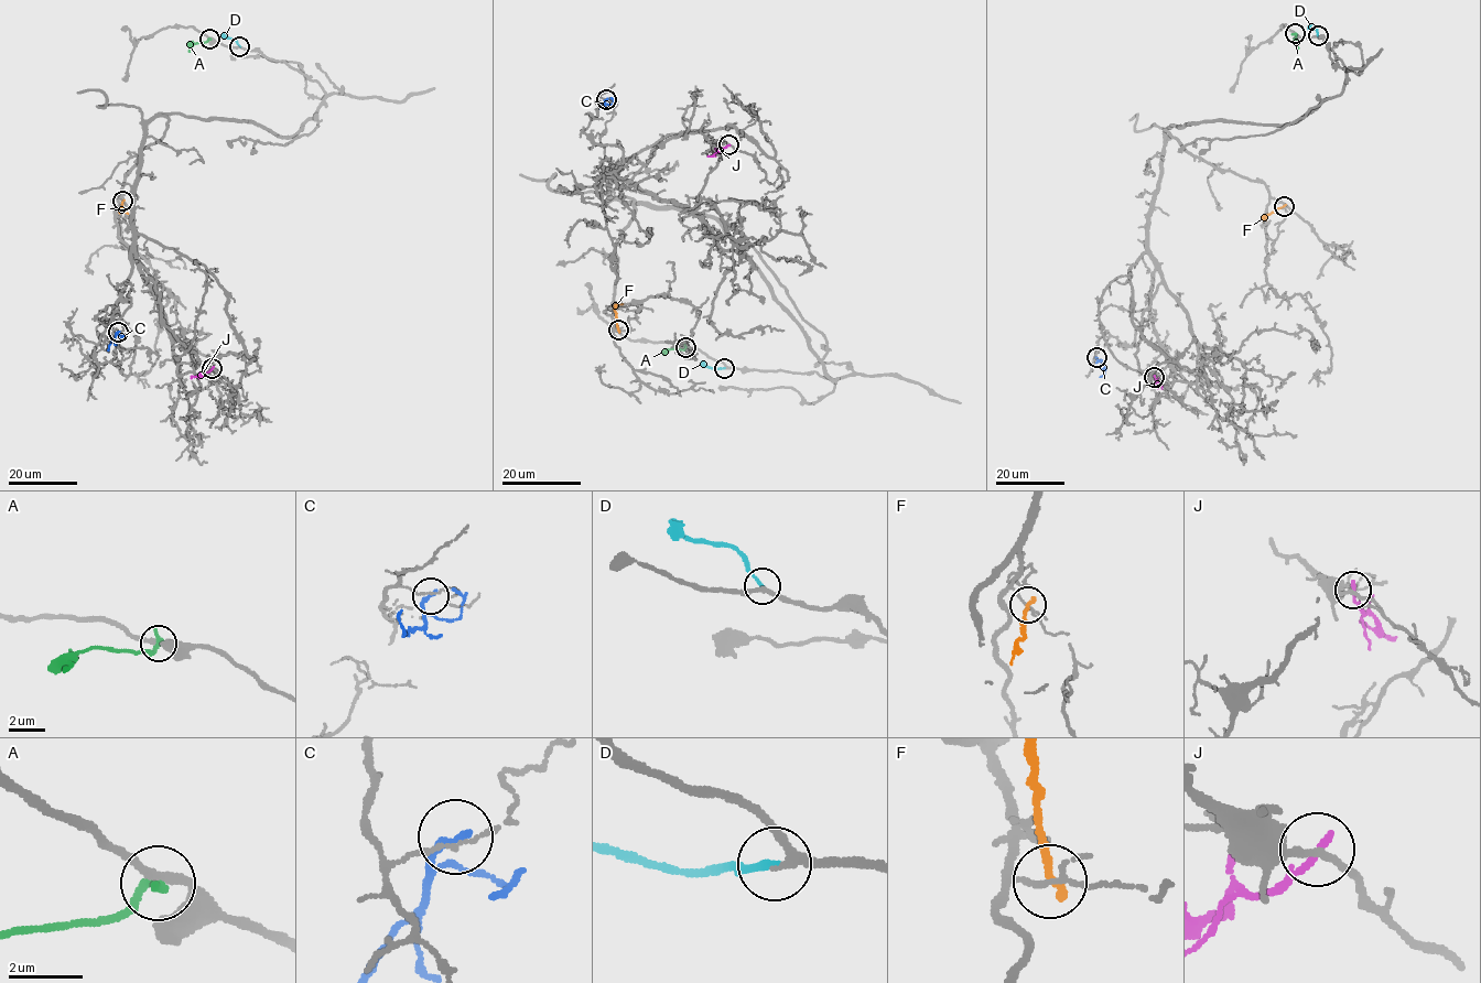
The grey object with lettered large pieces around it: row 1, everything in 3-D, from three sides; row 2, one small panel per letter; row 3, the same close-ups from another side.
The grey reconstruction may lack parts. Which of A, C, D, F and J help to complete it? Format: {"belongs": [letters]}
{"belongs": ["D"]}

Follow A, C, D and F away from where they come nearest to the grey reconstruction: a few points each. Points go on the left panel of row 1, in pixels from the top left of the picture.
A: (209, 39), (194, 43), (188, 52)
C: (118, 332), (108, 350)
D: (240, 46), (223, 34)
F: (122, 201), (120, 207), (128, 214)

